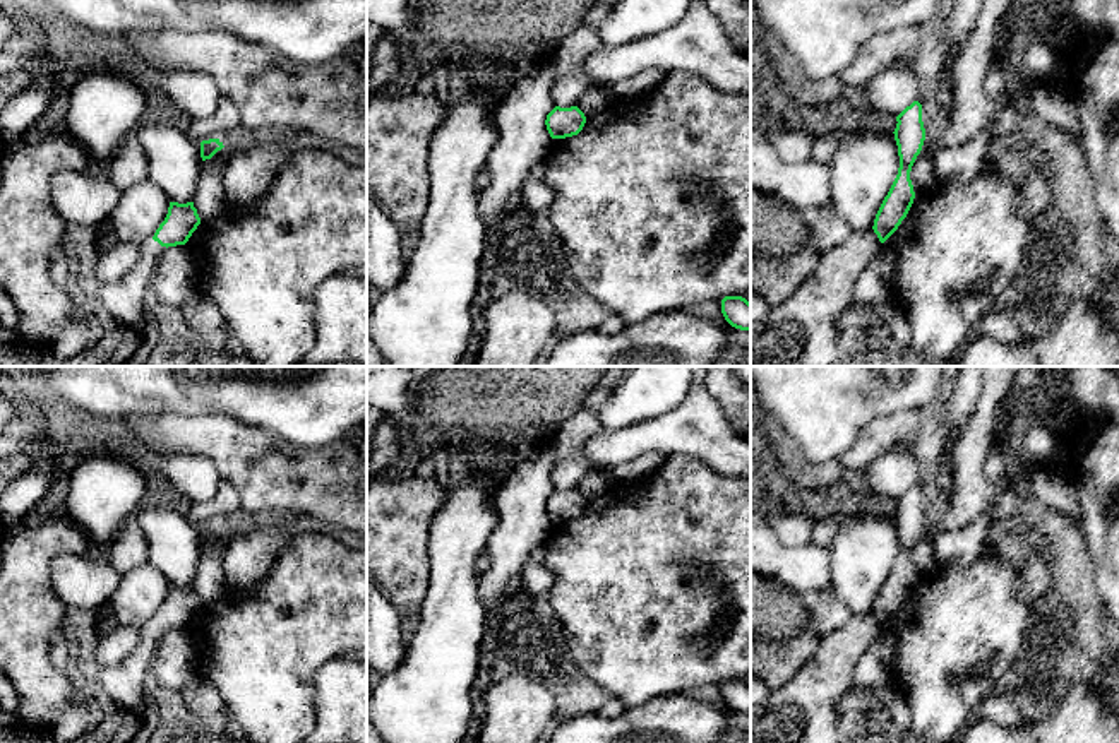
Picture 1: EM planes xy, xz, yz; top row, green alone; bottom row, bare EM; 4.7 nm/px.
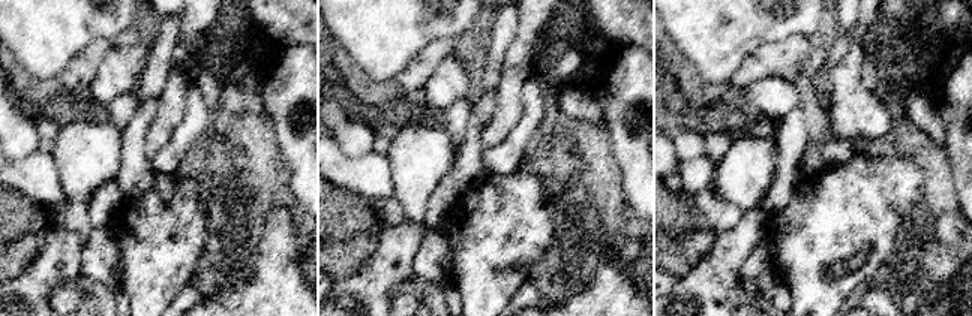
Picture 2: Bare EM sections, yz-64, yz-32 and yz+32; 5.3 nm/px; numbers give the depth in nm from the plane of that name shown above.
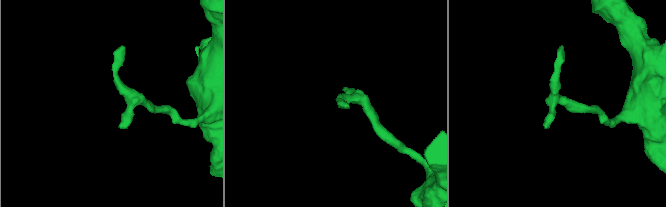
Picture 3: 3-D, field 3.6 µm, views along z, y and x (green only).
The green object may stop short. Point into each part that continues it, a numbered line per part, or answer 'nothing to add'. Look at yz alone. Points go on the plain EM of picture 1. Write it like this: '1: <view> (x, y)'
nothing to add

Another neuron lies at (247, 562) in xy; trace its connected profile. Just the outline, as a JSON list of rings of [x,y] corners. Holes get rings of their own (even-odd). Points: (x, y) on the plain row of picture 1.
[[[284,517],[250,520],[248,531],[231,543],[223,560],[223,577],[231,589],[250,589],[260,584],[298,534],[284,526]]]

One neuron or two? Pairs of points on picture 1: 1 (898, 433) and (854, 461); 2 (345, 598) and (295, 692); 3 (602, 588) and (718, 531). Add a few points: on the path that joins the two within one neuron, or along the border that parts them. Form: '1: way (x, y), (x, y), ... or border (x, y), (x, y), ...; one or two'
1: way (888, 433), (881, 433), (864, 451); one
2: way (321, 622), (295, 647), (295, 668); one
3: way (631, 588), (664, 586), (689, 560); one

